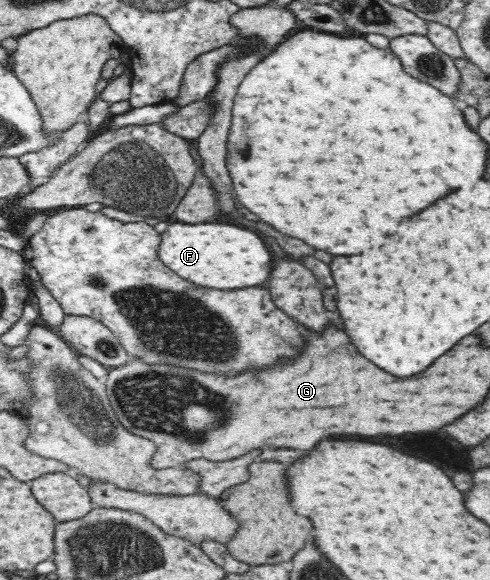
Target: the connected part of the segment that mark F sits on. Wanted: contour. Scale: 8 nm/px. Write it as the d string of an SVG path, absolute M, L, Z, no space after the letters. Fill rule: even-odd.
M221 219L206 223L168 224L157 247L158 259L178 277L206 289L237 290L265 286L272 271L272 257L264 243L248 229L222 225Z

